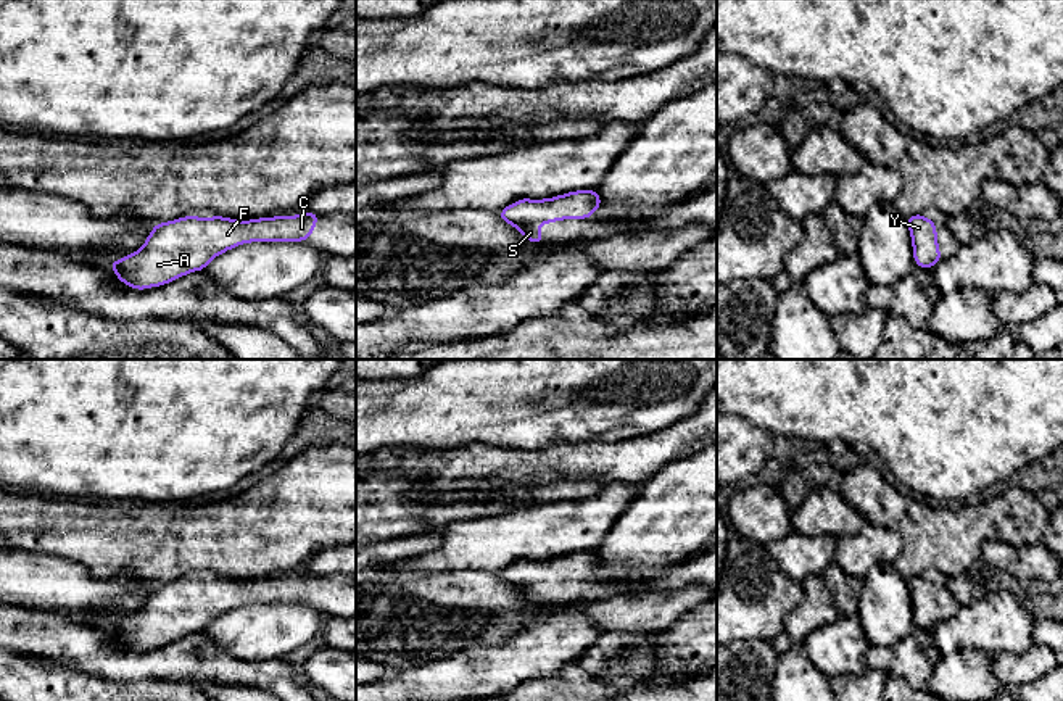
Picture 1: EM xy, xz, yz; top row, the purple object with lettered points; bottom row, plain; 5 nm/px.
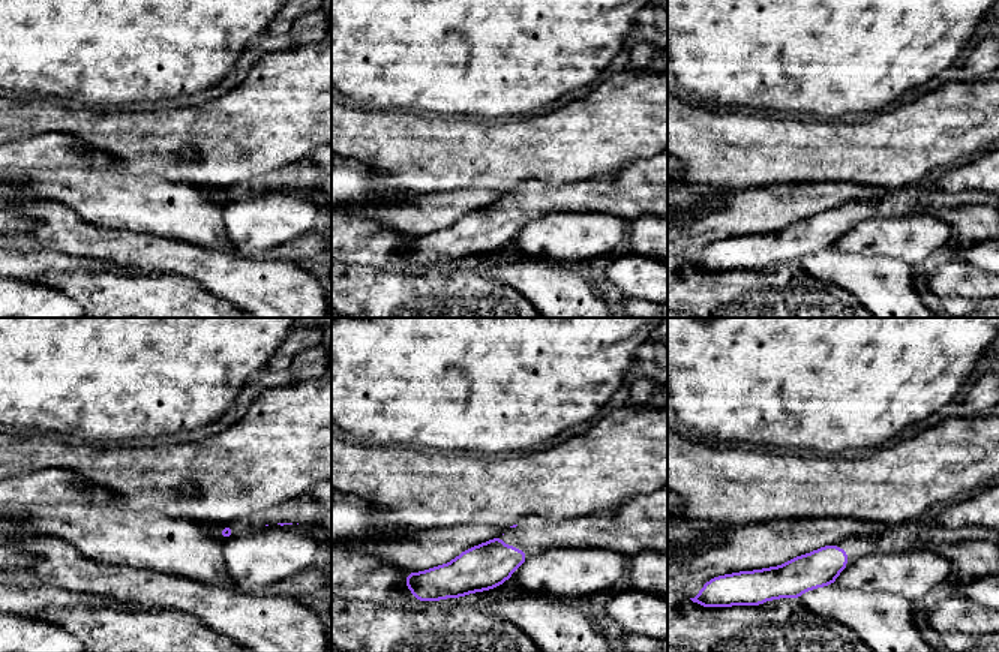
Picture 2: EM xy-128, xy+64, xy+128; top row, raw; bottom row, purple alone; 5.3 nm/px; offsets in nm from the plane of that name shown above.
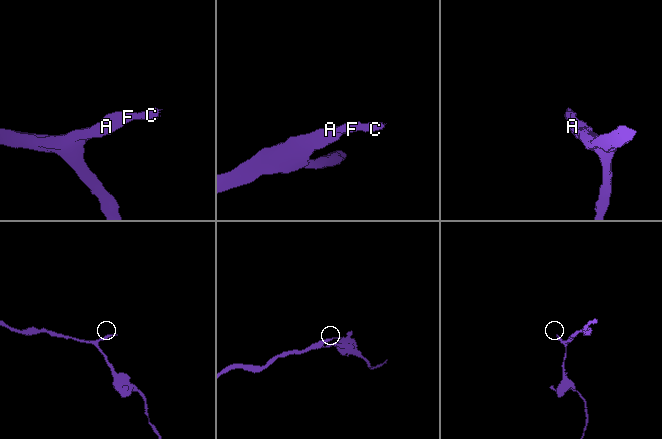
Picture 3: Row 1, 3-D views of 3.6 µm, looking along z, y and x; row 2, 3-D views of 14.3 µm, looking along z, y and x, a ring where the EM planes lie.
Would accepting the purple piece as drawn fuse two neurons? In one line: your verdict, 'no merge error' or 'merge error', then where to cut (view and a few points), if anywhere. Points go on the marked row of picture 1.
no merge error; cut none

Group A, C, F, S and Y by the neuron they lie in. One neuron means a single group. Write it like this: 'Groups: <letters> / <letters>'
Groups: A C F S Y

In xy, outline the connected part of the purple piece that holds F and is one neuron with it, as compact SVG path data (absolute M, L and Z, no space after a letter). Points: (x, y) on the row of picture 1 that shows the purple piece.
M311 211L298 216L235 221L222 216L185 216L159 222L142 248L110 268L137 290L159 287L188 272L205 271L221 253L248 242L304 242L322 218Z

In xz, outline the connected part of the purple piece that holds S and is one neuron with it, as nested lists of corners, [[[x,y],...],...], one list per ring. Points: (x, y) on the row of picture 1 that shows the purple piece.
[[[577,190],[546,200],[522,198],[499,211],[528,242],[544,243],[538,227],[560,219],[588,219],[601,206],[598,190]]]

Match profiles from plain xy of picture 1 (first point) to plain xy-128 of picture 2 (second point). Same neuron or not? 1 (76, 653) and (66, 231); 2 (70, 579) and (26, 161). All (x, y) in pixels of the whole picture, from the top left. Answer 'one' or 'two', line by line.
1: one
2: two

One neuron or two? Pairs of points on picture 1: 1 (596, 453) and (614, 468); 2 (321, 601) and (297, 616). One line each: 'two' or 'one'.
1: one
2: two

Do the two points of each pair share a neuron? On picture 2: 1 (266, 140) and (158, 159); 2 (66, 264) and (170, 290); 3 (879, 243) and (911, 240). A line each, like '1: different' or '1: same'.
1: same
2: different
3: same

